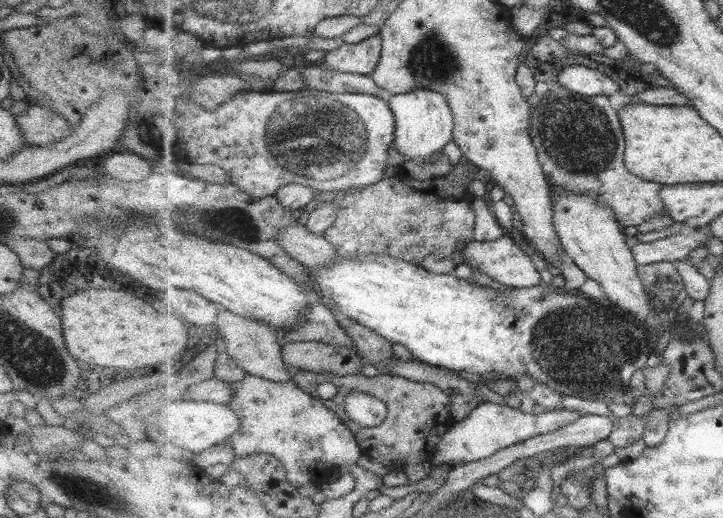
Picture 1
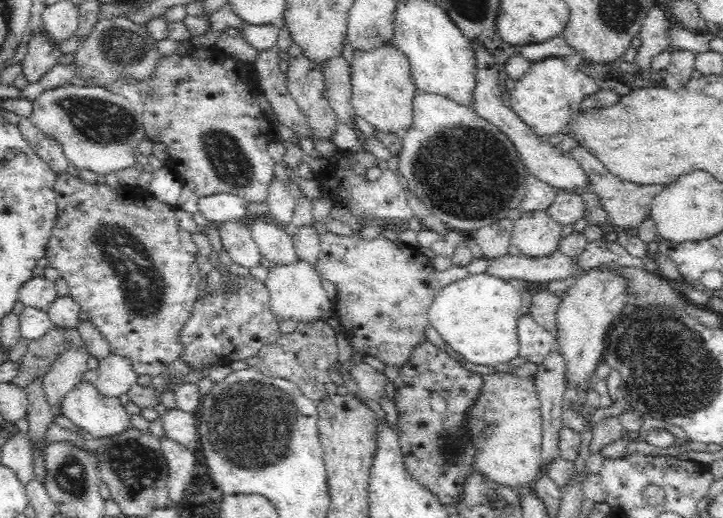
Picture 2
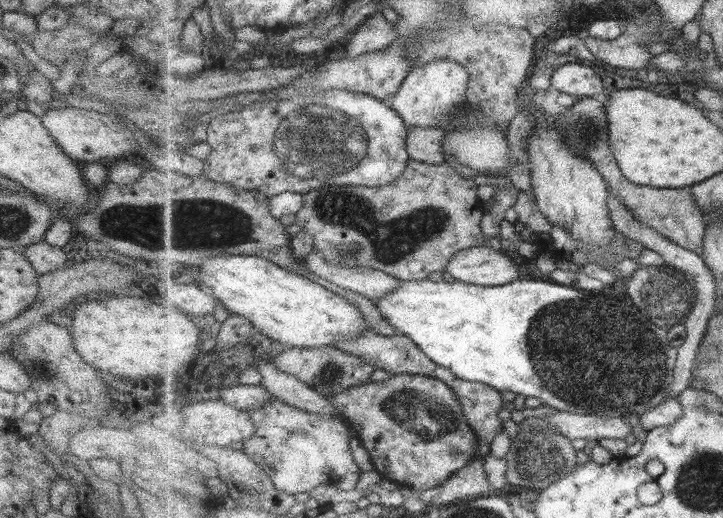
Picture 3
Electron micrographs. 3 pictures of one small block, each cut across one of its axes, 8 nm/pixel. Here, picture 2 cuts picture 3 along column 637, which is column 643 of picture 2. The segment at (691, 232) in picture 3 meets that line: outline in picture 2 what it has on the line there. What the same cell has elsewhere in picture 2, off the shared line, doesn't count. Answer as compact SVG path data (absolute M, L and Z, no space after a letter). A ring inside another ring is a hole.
M582 142L576 143L575 146L569 151L570 156L578 165L584 176L588 177L589 184L586 186L590 192L594 192L602 203L602 208L606 210L609 216L609 222L620 226L622 228L639 227L642 220L649 216L650 208L653 198L665 187L665 185L644 185L634 182L628 182L622 178L618 178L612 174L610 170L604 166L600 159L592 154Z

